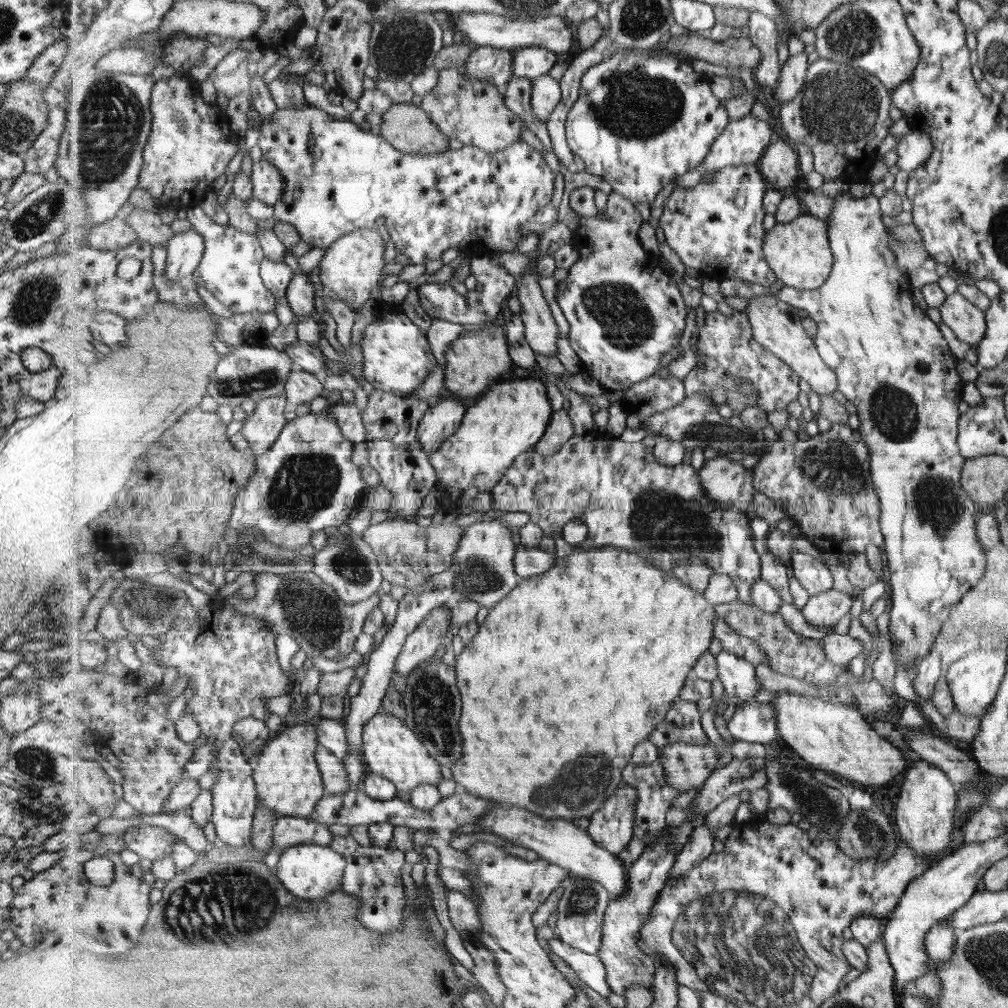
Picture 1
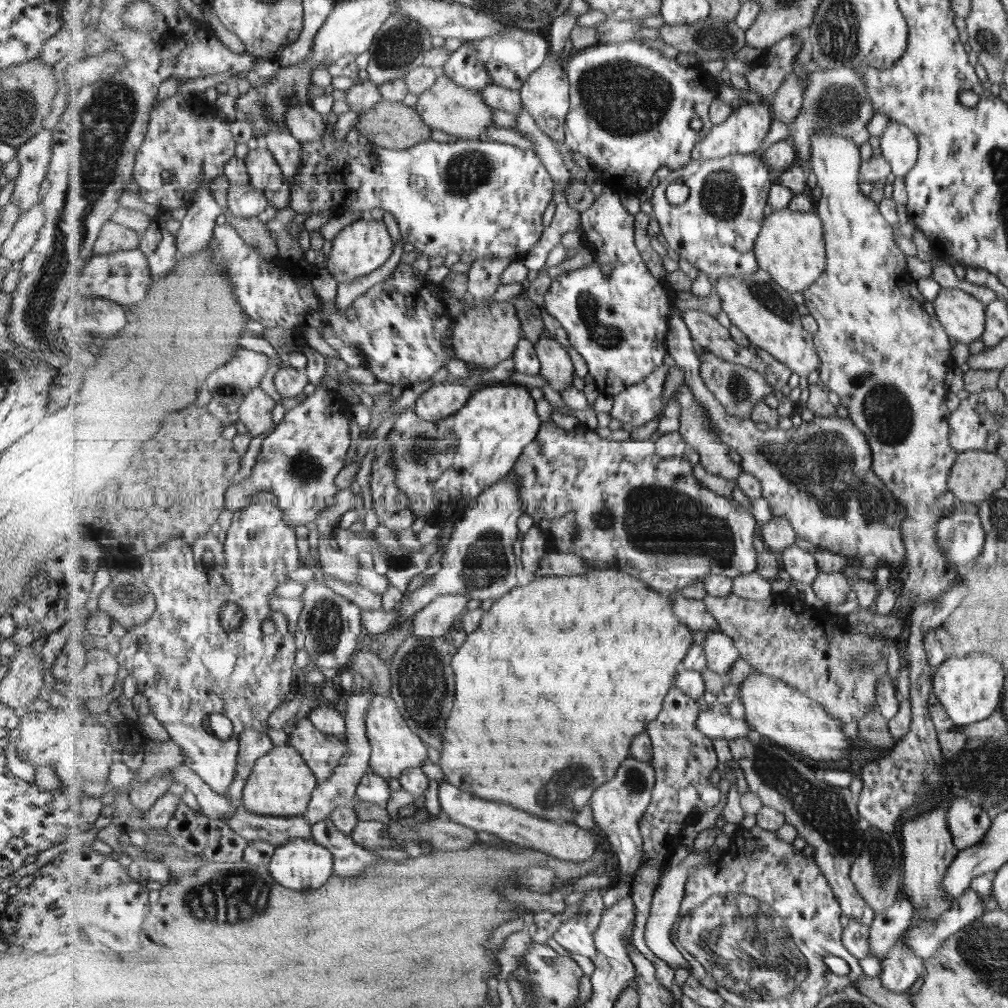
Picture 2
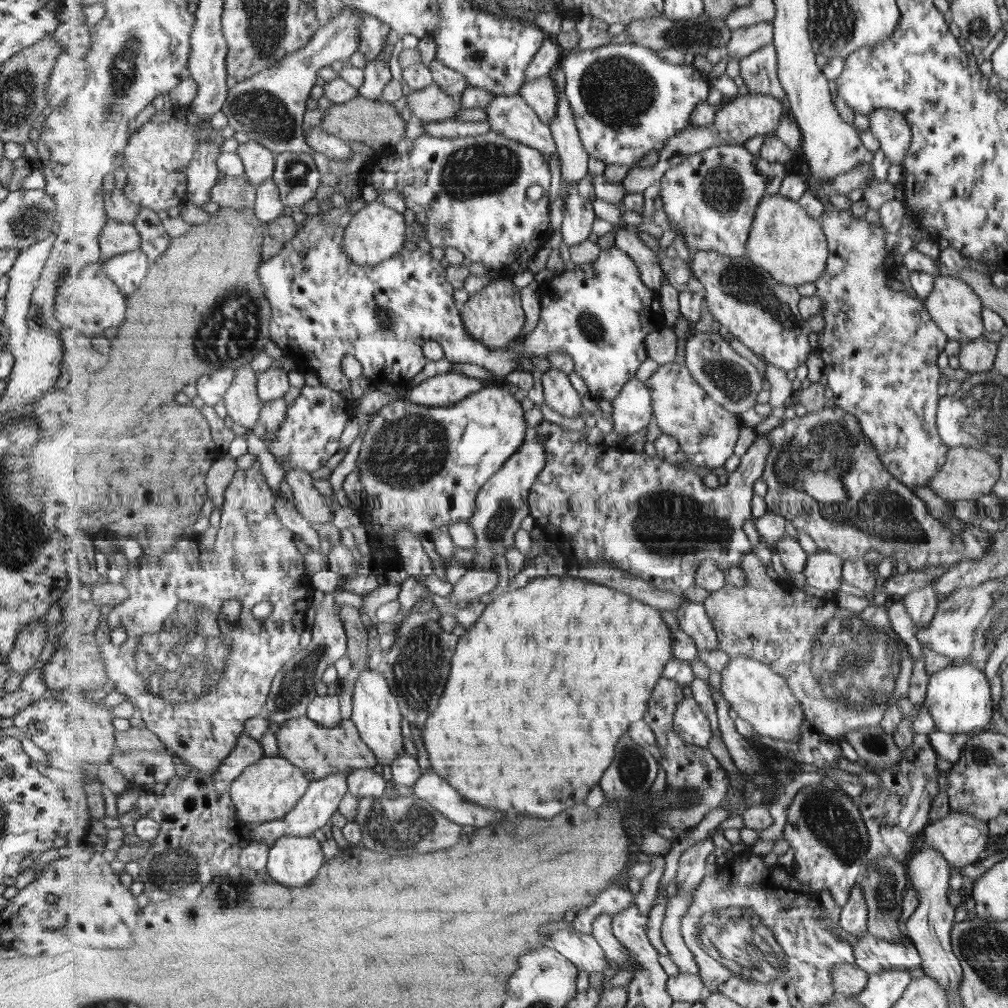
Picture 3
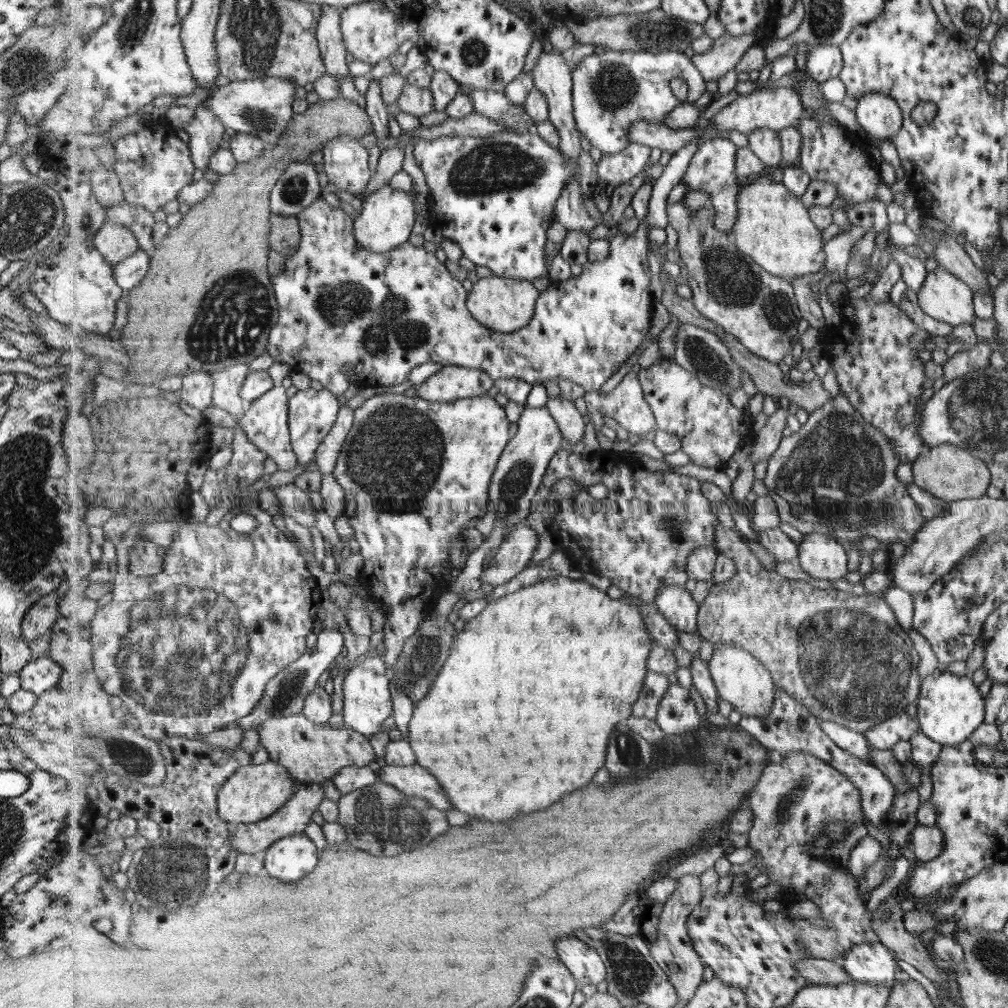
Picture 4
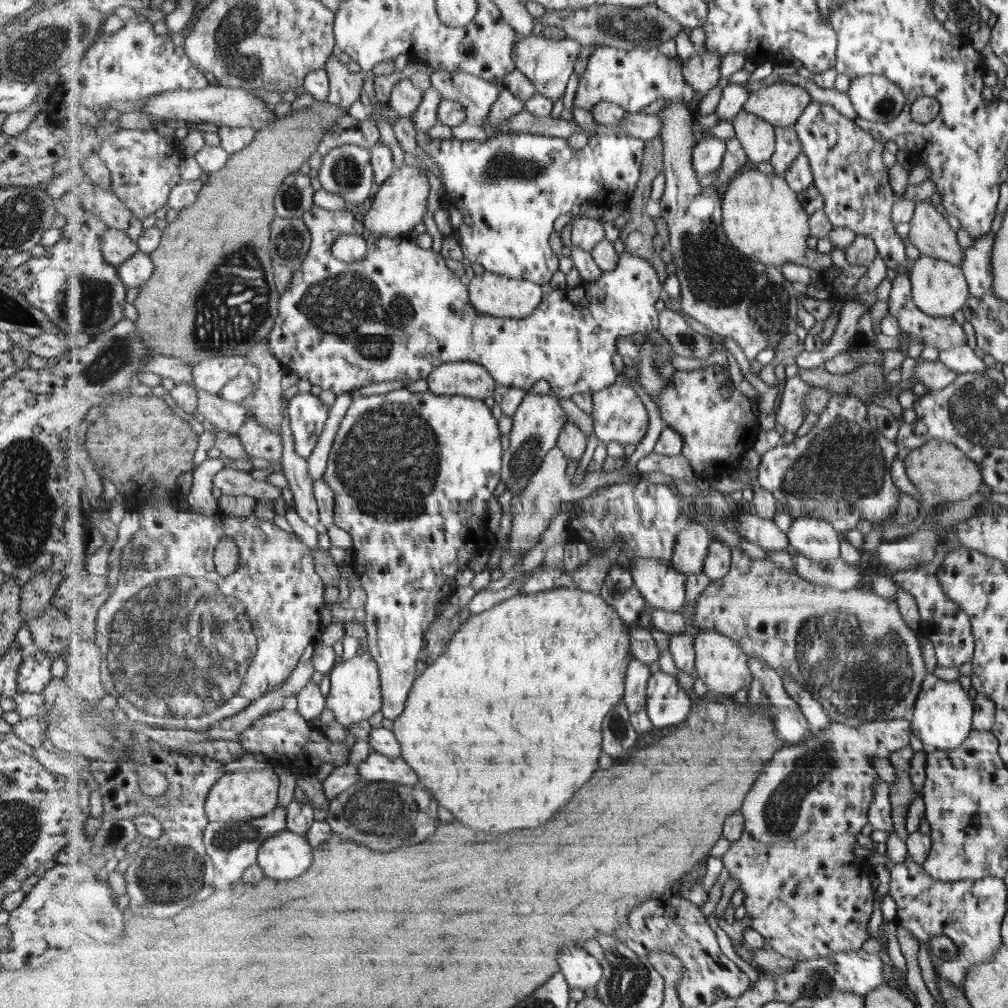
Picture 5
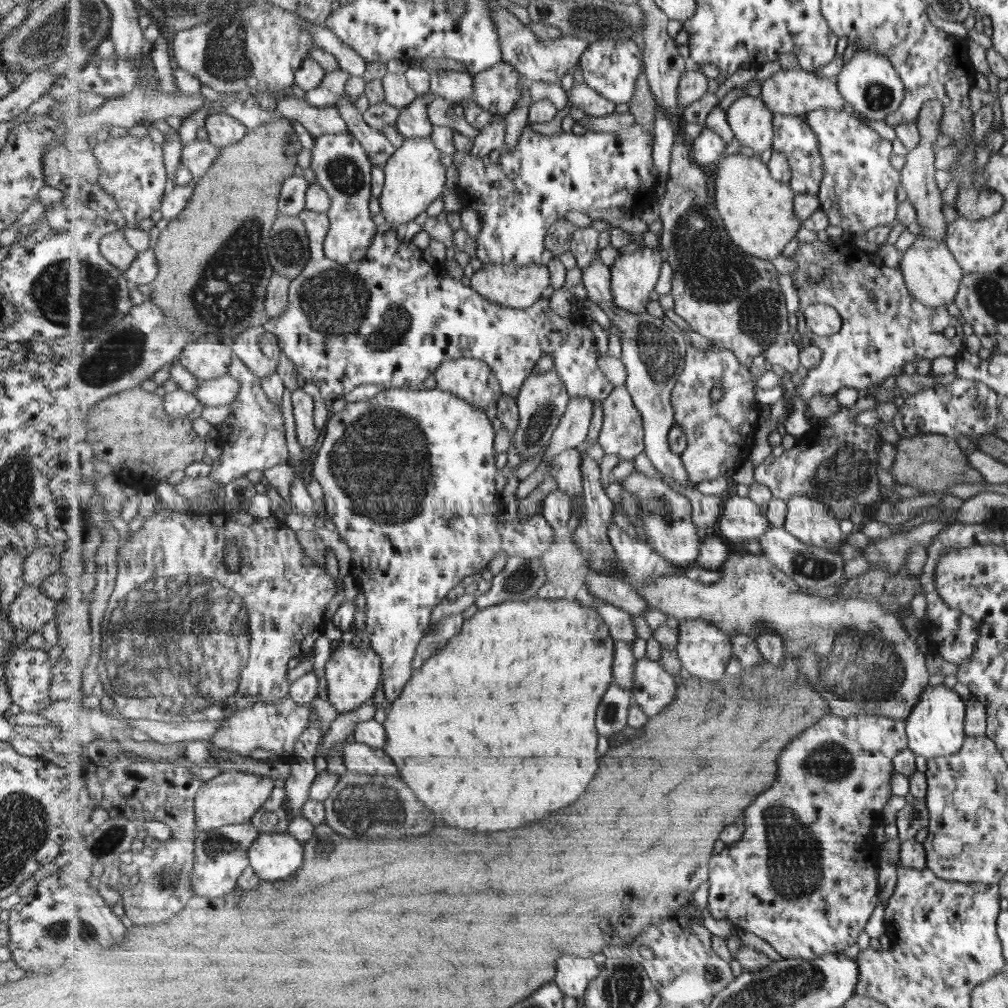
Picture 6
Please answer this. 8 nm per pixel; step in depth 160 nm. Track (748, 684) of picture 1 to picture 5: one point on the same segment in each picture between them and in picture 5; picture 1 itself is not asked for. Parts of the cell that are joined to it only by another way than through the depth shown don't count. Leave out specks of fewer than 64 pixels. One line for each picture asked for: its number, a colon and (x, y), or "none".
2: (721, 652)
3: (692, 617)
4: (678, 605)
5: (662, 585)

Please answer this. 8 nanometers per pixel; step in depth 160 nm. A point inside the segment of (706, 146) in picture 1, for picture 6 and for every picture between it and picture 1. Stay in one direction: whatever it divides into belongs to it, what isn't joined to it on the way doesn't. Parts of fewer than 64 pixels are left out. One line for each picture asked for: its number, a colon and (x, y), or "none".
2: (632, 111)
3: (626, 101)
4: (612, 90)
5: (634, 80)
6: (611, 67)

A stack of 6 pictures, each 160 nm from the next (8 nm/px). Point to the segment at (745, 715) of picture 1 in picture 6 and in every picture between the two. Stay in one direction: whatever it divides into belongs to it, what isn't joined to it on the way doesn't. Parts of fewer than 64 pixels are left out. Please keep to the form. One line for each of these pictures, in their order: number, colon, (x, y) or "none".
2: (713, 723)
3: (690, 722)
4: (677, 714)
5: (668, 705)
6: (654, 688)

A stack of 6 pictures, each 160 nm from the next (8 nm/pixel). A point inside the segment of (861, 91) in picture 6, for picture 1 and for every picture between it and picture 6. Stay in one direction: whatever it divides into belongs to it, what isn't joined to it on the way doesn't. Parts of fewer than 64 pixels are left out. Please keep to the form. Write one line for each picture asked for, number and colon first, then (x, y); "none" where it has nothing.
1: (913, 148)
2: (898, 145)
3: (890, 127)
4: (879, 114)
5: (875, 97)

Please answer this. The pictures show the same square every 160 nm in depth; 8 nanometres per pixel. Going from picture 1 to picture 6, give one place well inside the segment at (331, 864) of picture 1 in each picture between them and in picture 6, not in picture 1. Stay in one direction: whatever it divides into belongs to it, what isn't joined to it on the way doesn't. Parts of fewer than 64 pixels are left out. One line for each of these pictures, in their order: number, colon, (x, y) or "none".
2: (302, 864)
3: (293, 860)
4: (294, 857)
5: (287, 855)
6: (275, 856)

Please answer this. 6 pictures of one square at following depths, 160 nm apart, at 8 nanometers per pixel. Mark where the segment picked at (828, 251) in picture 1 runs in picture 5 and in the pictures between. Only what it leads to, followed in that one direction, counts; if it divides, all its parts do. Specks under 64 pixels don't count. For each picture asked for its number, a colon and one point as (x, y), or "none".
2: (791, 247)
3: (785, 240)
4: (774, 226)
5: (764, 217)

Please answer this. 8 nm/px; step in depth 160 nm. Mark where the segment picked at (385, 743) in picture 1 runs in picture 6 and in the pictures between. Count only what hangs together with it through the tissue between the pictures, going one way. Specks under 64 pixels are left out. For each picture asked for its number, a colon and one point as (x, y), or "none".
2: (395, 747)
3: (376, 711)
4: (368, 702)
5: (355, 693)
6: (353, 671)

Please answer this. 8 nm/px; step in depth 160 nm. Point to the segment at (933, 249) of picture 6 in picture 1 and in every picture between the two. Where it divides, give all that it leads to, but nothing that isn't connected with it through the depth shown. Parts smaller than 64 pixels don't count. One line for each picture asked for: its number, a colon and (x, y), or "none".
1: (966, 322)
2: (961, 315)
3: (952, 304)
4: (946, 298)
5: (939, 288)

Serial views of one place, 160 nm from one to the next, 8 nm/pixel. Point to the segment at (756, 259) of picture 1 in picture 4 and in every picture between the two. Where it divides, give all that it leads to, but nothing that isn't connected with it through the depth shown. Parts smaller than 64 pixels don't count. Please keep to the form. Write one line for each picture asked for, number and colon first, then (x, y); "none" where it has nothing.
2: (716, 228)
3: (712, 197)
4: (713, 168)

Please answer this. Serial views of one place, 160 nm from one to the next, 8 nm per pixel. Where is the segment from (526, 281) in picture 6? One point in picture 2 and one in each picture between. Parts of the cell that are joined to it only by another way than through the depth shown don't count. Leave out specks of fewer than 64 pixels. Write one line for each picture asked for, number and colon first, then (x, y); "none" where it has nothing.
2: (483, 337)
3: (495, 316)
4: (505, 305)
5: (492, 294)

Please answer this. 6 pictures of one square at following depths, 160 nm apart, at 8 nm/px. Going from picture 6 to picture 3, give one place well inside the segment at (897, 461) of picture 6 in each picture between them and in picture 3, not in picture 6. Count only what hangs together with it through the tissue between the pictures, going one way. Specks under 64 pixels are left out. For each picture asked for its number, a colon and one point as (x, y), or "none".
3: (967, 473)
4: (948, 473)
5: (940, 473)

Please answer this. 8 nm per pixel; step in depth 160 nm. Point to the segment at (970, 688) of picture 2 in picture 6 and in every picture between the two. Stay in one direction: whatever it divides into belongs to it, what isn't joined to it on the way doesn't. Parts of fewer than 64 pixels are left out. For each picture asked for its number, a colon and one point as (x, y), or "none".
3: (957, 697)
4: (949, 708)
5: (941, 719)
6: (935, 728)

